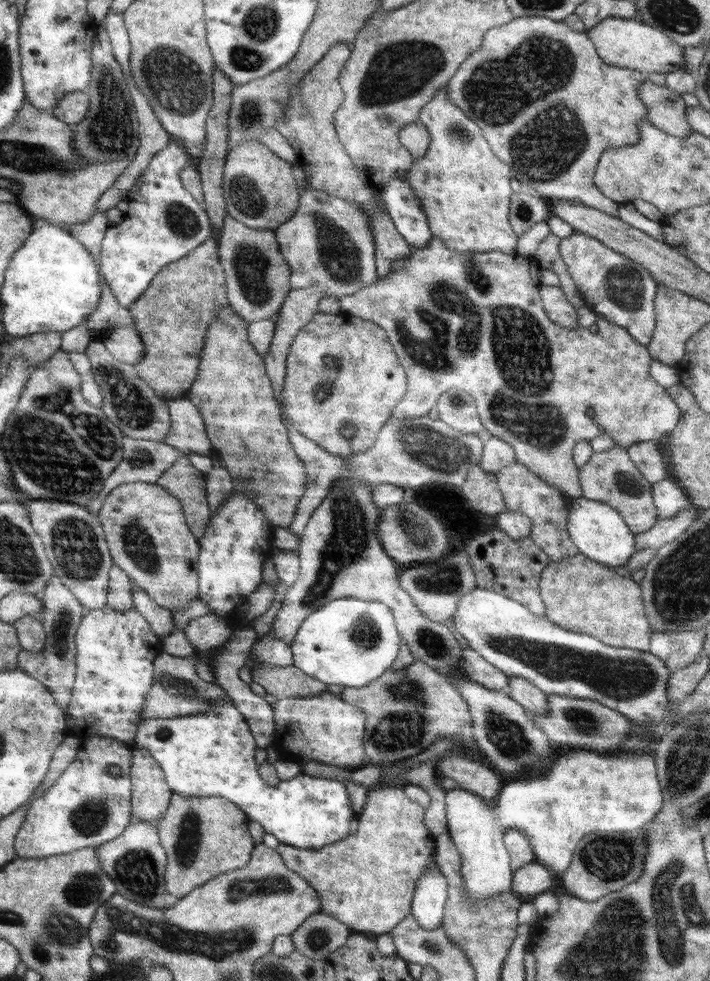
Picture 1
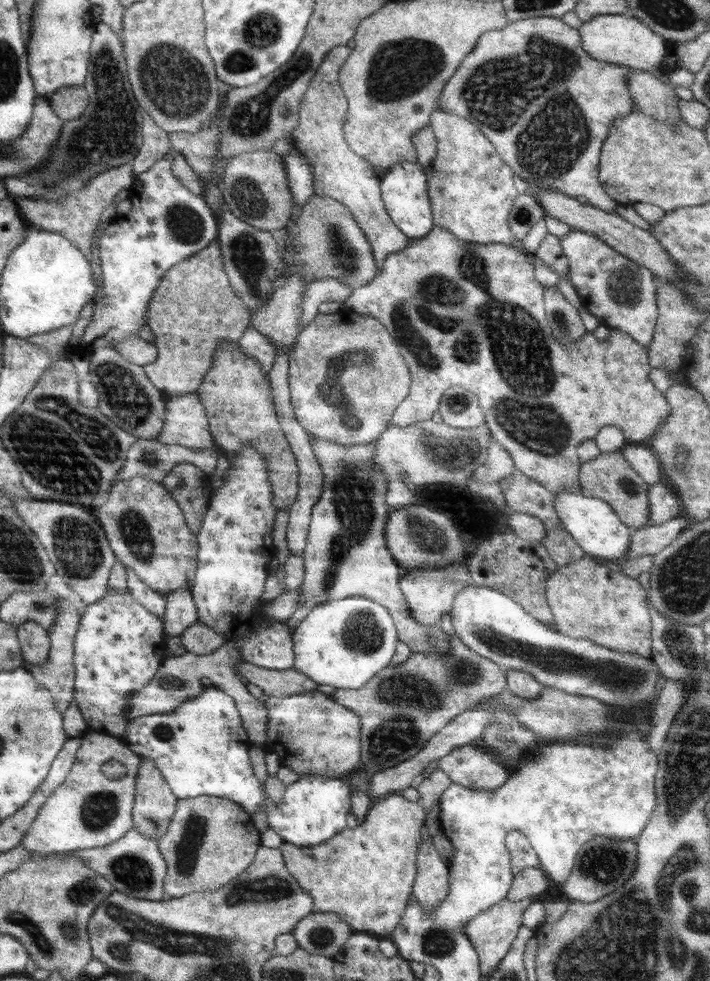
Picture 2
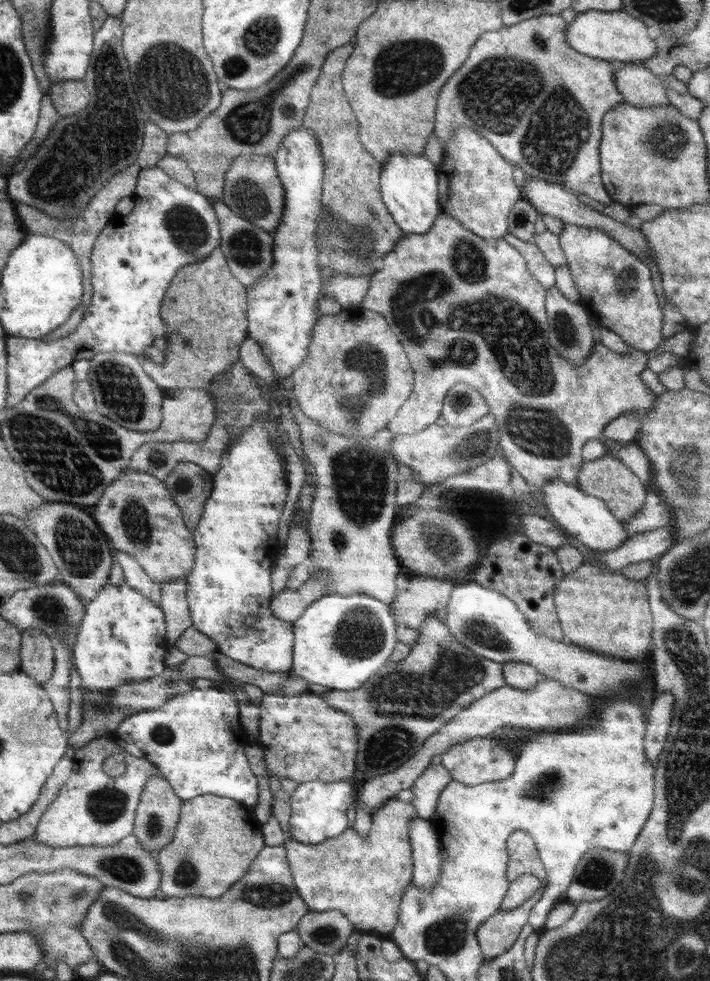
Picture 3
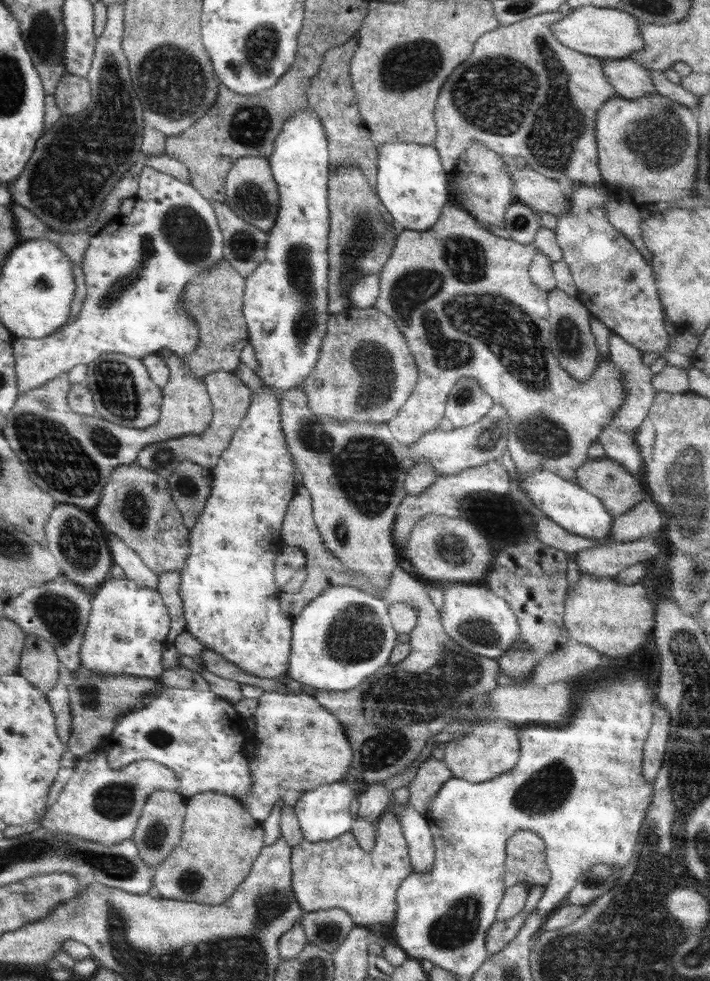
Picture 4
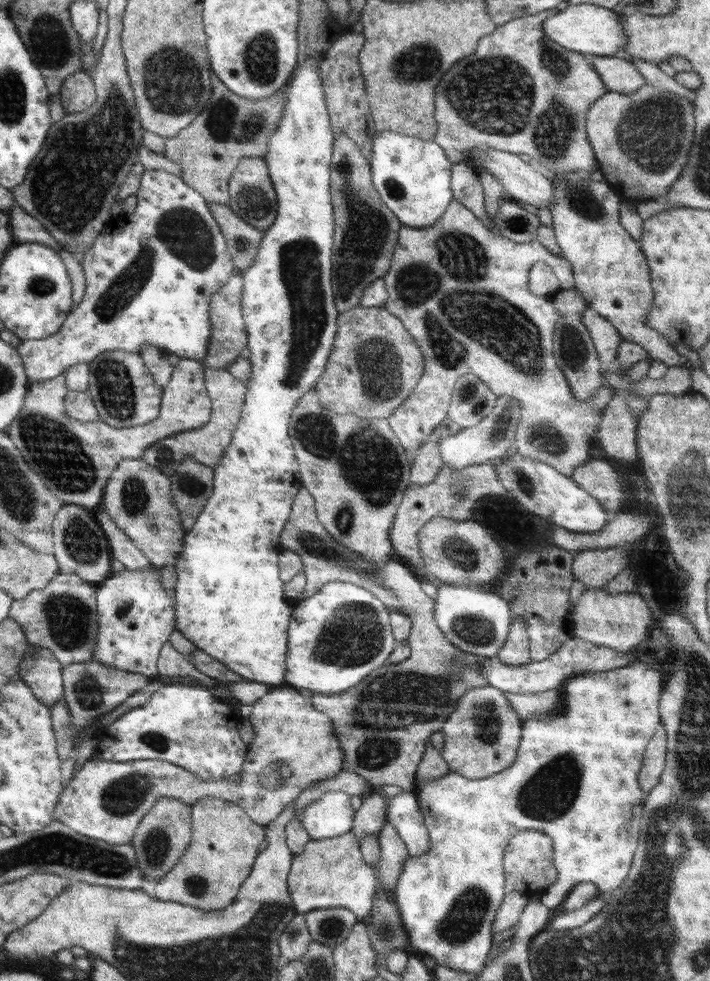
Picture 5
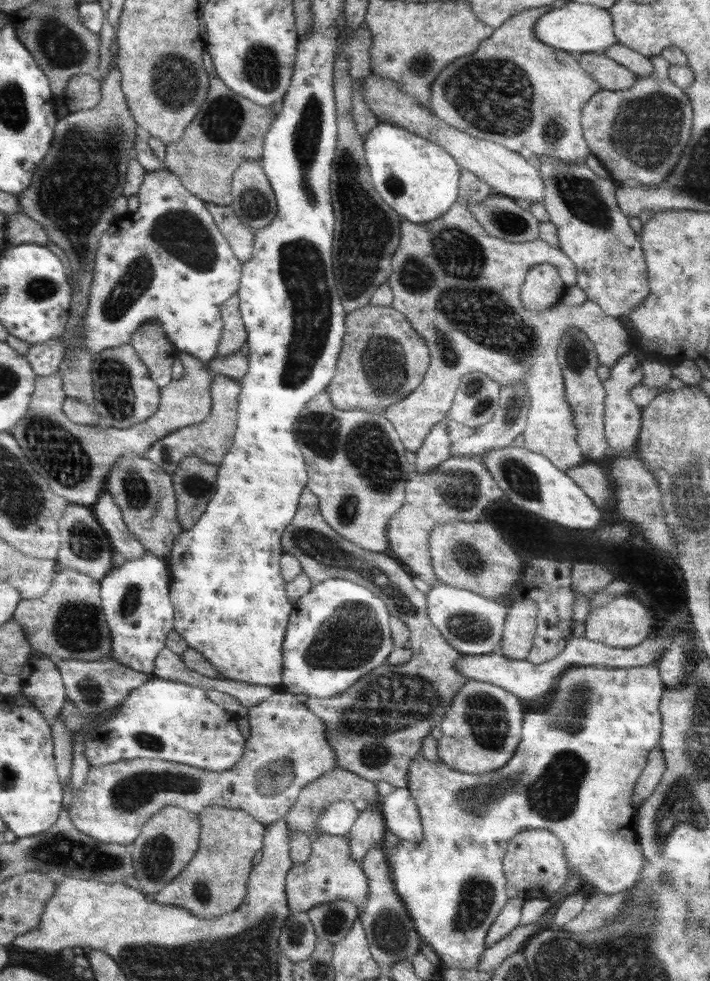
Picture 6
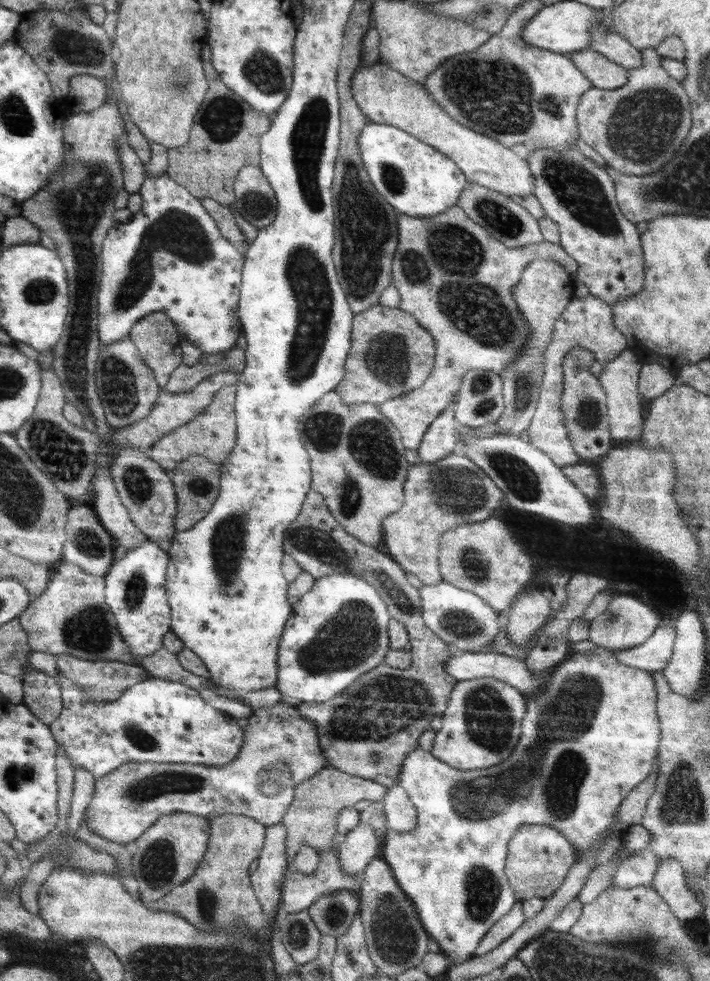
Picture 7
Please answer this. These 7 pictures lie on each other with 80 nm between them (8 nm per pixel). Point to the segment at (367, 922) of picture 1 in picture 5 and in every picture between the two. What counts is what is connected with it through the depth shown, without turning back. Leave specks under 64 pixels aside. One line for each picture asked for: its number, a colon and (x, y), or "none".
2: (365, 875)
3: (363, 877)
4: (337, 874)
5: (331, 872)

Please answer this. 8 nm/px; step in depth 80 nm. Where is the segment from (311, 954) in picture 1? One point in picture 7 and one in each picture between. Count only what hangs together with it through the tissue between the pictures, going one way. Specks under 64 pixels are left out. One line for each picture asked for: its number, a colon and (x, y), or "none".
2: (322, 934)
3: (326, 932)
4: (327, 929)
5: (331, 926)
6: (331, 921)
7: (332, 913)

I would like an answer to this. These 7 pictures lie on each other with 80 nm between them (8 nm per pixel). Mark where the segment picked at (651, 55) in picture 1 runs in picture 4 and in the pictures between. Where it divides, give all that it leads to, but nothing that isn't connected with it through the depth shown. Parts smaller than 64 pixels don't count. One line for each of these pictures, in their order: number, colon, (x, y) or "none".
2: (623, 40)
3: (612, 36)
4: (607, 33)

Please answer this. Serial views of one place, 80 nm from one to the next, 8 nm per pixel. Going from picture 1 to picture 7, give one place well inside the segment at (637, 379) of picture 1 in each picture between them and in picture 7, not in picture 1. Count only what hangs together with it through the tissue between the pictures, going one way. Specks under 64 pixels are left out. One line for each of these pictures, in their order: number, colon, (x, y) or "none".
2: (465, 315)
3: (466, 309)
4: (463, 297)
5: (443, 280)
6: (459, 287)
7: (456, 280)

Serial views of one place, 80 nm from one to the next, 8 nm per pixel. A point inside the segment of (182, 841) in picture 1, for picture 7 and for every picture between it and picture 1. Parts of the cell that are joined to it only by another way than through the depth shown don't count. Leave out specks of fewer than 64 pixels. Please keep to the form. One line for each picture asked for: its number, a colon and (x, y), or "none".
2: (210, 841)
3: (216, 838)
4: (220, 840)
5: (224, 844)
6: (214, 882)
7: (219, 895)

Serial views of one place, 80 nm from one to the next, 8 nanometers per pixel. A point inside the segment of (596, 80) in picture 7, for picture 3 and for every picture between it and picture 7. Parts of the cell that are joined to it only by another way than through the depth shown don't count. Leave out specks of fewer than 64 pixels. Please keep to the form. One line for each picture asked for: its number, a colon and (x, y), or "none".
3: (640, 87)
4: (630, 79)
5: (619, 75)
6: (610, 75)

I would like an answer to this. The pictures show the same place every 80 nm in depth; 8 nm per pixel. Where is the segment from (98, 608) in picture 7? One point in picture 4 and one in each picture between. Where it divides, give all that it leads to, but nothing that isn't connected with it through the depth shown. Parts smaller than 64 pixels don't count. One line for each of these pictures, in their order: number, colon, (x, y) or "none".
4: (58, 611)
5: (61, 617)
6: (67, 622)

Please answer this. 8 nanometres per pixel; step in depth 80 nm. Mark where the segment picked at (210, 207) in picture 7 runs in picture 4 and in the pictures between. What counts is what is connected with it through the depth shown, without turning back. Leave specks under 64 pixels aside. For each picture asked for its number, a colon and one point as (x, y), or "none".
4: (244, 244)
5: (243, 240)
6: (240, 237)

